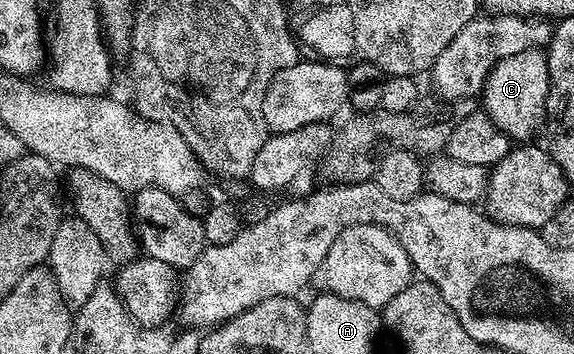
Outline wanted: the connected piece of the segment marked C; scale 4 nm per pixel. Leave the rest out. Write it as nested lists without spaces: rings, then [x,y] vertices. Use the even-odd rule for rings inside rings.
[[[532,49],[500,61],[487,76],[480,98],[484,112],[494,120],[495,126],[511,141],[524,144],[533,141],[535,139],[533,137],[539,131],[541,133],[547,125],[550,90],[551,82],[549,80],[547,55],[541,49]]]

